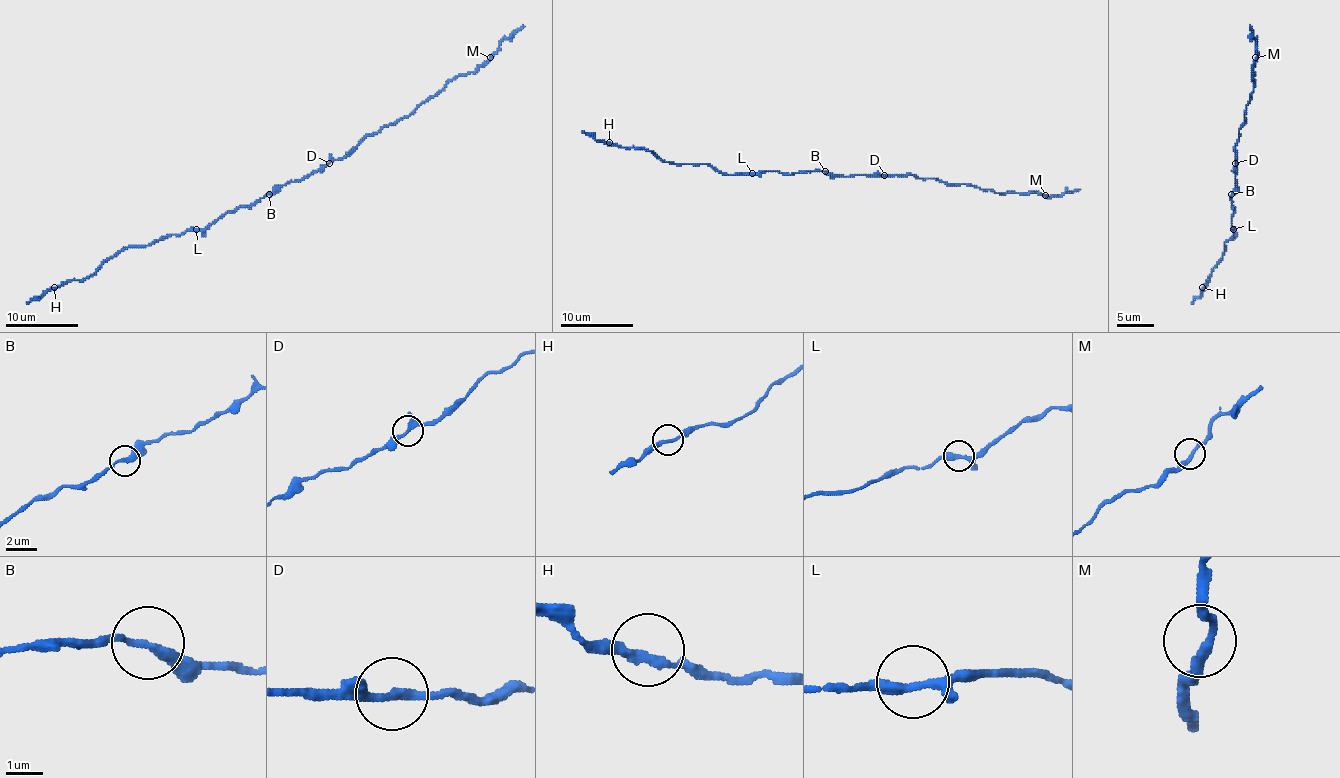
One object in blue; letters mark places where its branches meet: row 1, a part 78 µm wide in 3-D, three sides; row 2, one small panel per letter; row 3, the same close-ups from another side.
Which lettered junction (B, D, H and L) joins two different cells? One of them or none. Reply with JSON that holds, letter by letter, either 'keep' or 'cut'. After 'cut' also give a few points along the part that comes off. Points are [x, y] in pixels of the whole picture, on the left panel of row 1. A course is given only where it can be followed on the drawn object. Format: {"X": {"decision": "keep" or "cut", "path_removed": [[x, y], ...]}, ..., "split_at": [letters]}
{"B": {"decision": "keep"}, "D": {"decision": "cut", "path_removed": [[329, 163], [342, 159], [368, 136], [408, 118], [450, 81], [475, 72], [499, 45], [524, 26]]}, "H": {"decision": "keep"}, "L": {"decision": "keep"}, "split_at": ["D"]}

